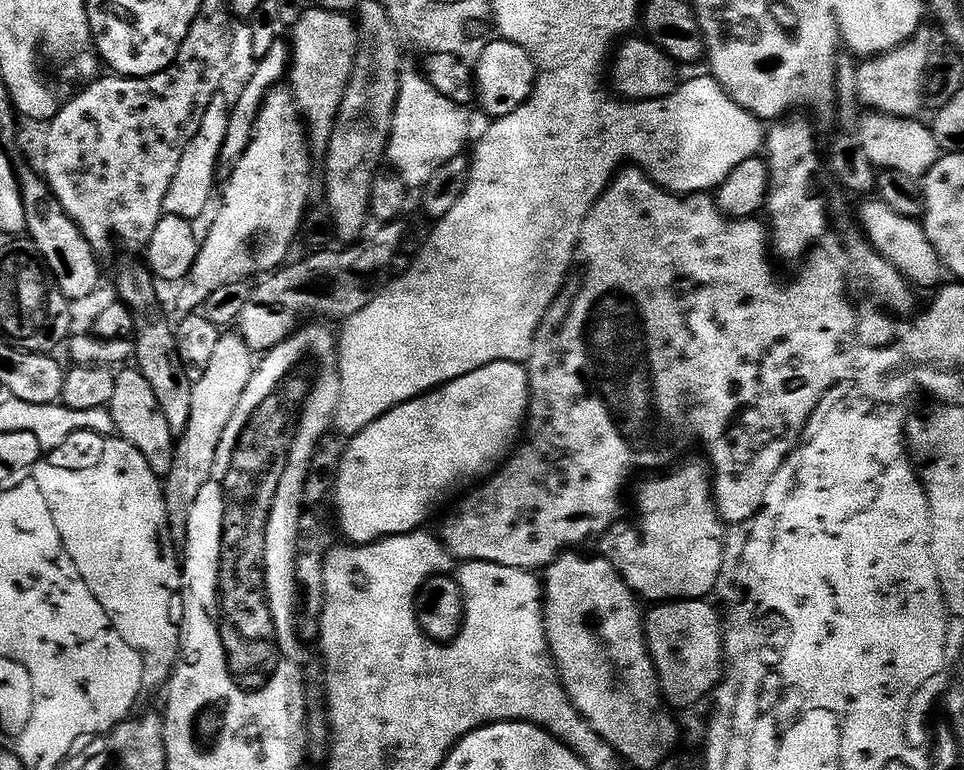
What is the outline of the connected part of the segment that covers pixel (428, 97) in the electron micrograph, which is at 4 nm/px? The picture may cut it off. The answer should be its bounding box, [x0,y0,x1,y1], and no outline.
[386,70,469,189]

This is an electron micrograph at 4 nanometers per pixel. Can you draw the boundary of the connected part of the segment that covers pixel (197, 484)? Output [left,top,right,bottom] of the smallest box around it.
[162,334,254,542]

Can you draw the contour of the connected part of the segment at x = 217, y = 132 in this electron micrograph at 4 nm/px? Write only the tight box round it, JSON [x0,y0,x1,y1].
[163,91,231,221]

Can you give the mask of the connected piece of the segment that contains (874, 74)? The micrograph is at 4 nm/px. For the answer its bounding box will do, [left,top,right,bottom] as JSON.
[858,30,932,119]

